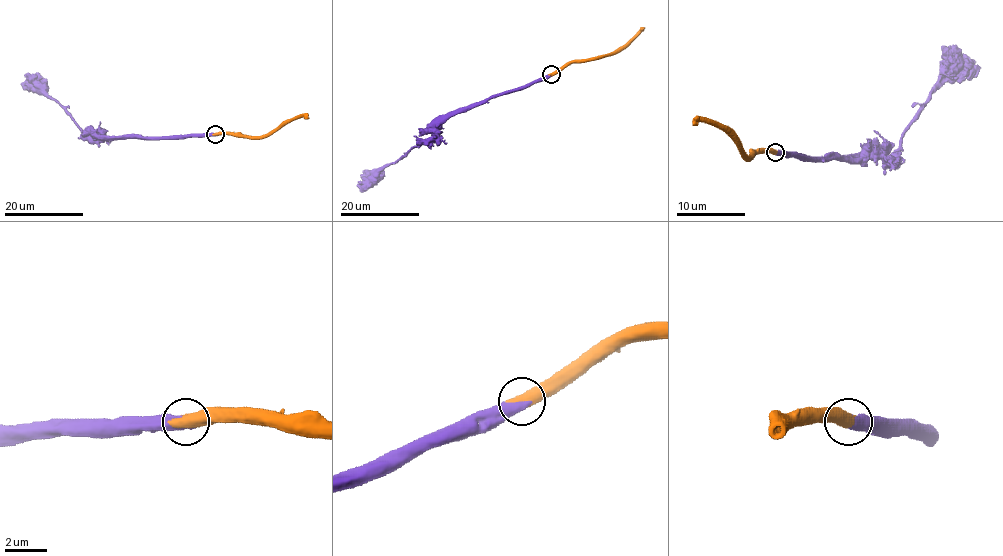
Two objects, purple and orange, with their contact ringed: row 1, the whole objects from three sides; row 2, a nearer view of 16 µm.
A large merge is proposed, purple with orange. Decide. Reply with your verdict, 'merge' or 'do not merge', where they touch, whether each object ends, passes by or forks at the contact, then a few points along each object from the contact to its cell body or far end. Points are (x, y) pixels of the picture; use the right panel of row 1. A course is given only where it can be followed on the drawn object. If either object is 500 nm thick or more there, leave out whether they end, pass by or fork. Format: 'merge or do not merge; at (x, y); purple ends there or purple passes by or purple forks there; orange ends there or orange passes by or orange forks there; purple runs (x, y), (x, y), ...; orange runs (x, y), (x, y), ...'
merge; at (775, 152); purple runs (775, 152), (809, 157), (886, 159), (900, 145), (907, 124), (931, 99), (931, 94), (949, 75), (970, 65); orange runs (775, 152), (748, 155), (719, 126), (703, 121), (693, 124)

